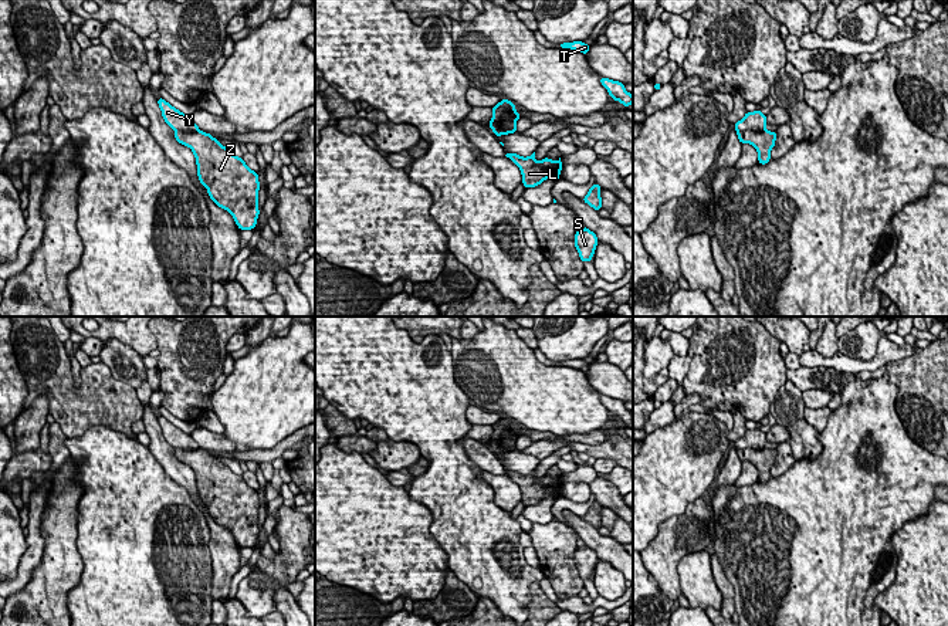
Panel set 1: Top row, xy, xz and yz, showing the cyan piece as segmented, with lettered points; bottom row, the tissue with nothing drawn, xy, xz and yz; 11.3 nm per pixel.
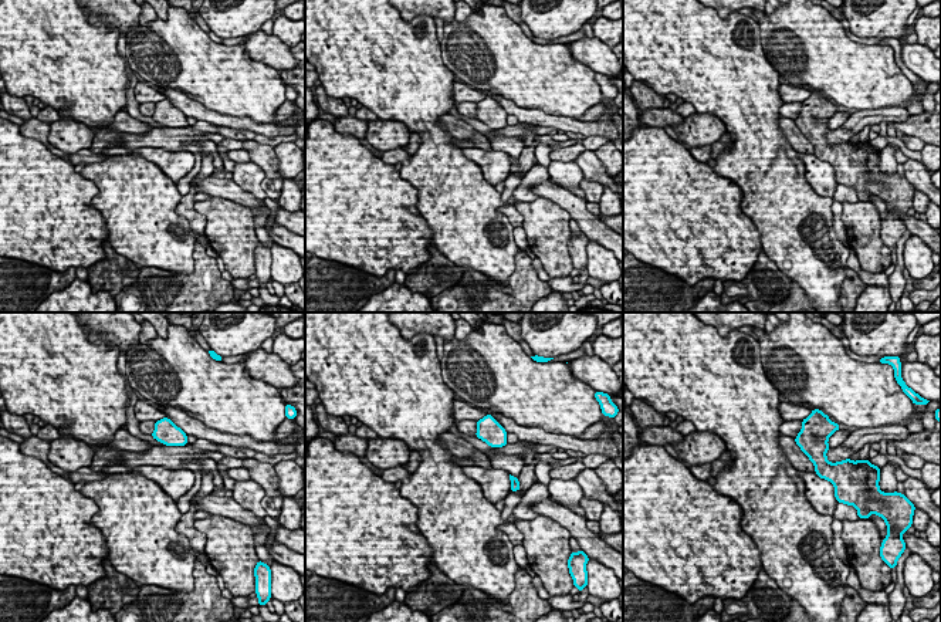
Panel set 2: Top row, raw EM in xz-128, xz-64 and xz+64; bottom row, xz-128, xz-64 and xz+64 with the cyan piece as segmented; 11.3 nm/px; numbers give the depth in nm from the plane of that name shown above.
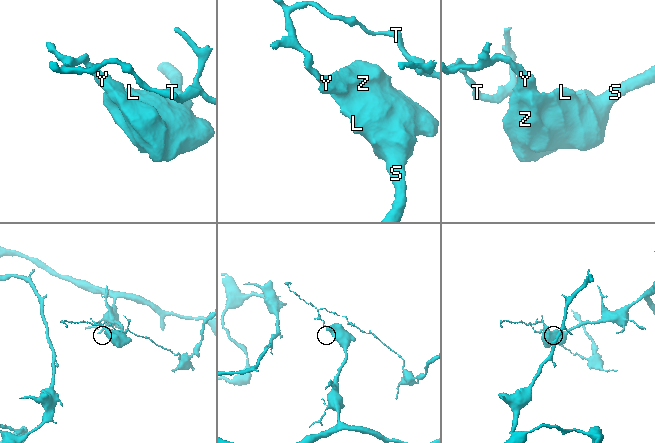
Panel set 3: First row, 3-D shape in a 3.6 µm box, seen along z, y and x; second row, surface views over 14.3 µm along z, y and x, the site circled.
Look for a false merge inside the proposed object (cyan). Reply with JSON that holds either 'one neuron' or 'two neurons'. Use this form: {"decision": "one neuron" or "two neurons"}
{"decision": "two neurons"}

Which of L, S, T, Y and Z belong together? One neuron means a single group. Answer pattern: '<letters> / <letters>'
L S Z / T Y

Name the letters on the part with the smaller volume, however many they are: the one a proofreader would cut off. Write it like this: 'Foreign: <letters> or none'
Foreign: T, Y

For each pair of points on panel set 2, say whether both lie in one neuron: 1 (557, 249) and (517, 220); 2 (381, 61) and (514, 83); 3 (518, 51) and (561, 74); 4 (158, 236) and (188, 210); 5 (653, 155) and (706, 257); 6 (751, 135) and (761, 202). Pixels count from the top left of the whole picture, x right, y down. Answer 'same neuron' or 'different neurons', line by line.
1: different neurons
2: different neurons
3: same neuron
4: different neurons
5: same neuron
6: same neuron

